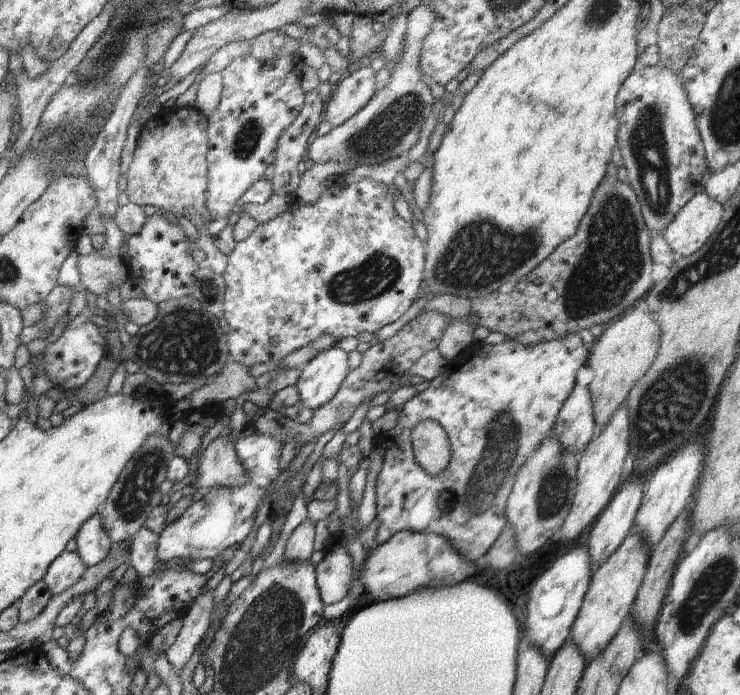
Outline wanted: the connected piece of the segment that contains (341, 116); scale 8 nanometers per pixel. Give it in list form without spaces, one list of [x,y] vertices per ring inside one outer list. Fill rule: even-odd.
[[[372,67],[344,73],[325,103],[323,118],[333,128],[344,124],[370,102],[376,91],[376,71]]]

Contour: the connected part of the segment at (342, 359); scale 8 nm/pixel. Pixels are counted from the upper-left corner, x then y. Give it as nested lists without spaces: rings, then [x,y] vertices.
[[[334,345],[319,352],[316,358],[309,360],[301,368],[298,382],[299,400],[310,410],[318,410],[330,402],[348,373],[348,353]]]

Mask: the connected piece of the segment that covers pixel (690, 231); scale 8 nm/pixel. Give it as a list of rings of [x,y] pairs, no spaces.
[[[705,192],[696,194],[664,230],[664,240],[676,257],[688,258],[700,251],[722,222],[724,208]]]

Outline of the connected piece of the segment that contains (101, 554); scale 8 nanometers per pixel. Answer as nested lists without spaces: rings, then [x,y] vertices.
[[[96,512],[92,518],[80,526],[78,534],[75,536],[77,542],[77,553],[80,560],[87,567],[97,565],[102,562],[111,551],[113,545],[112,540],[108,538],[102,522],[100,522],[100,514]]]

